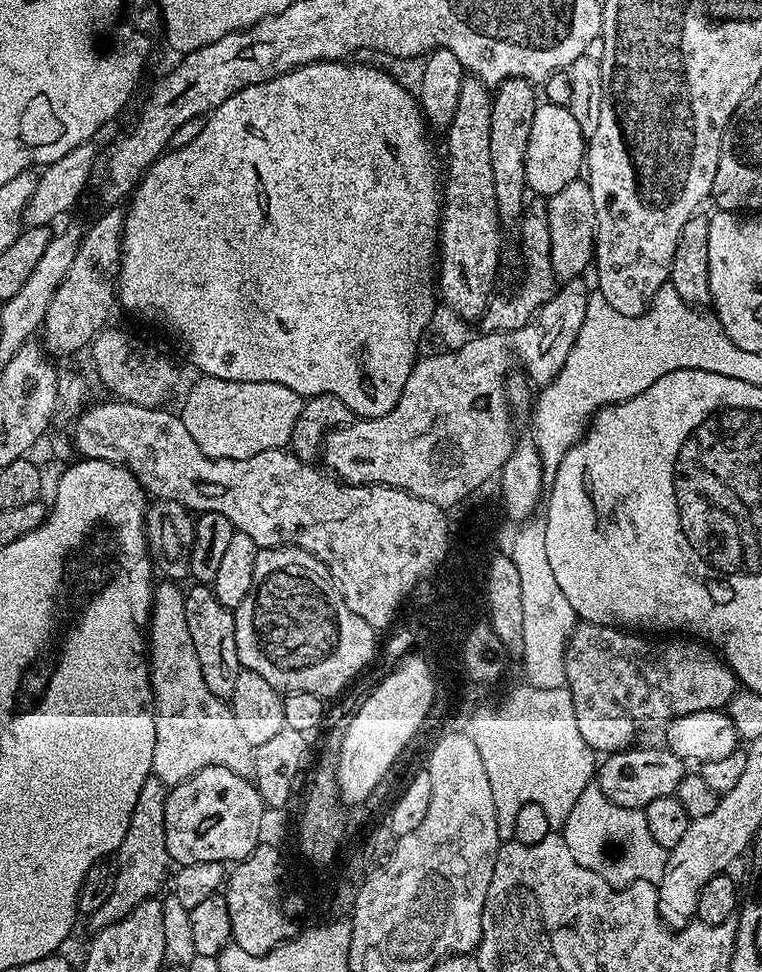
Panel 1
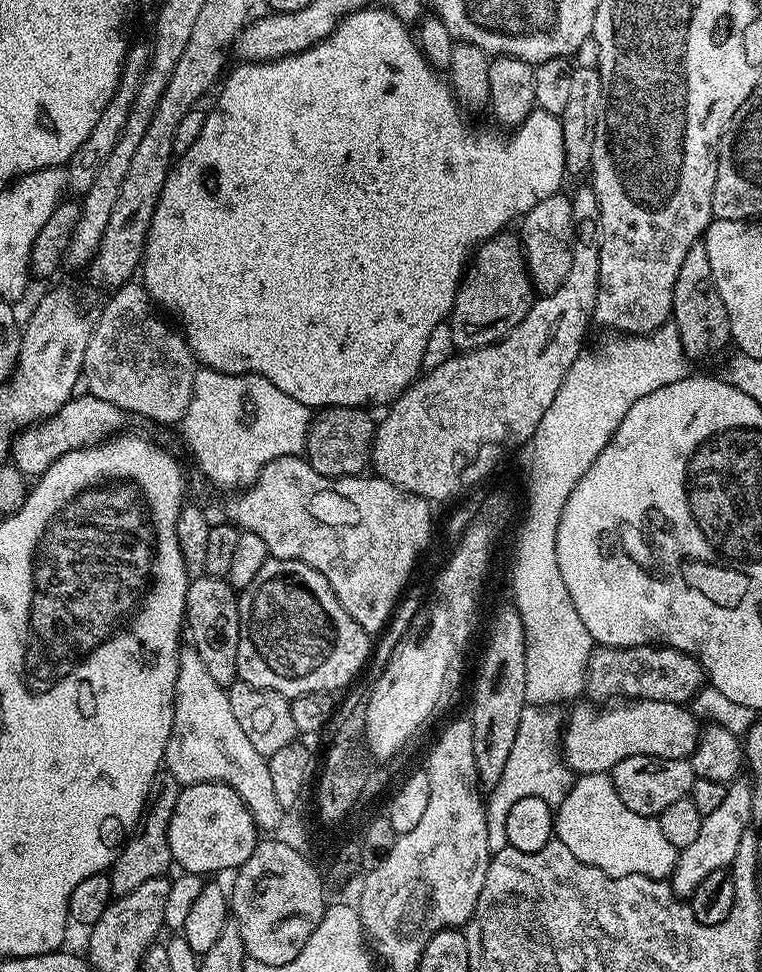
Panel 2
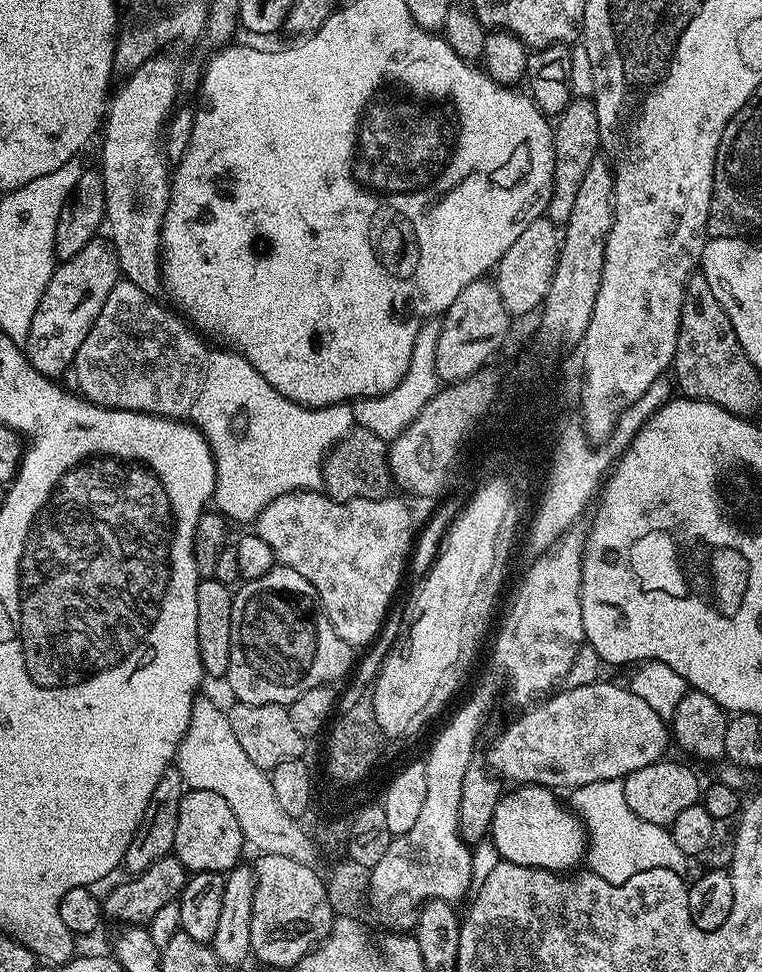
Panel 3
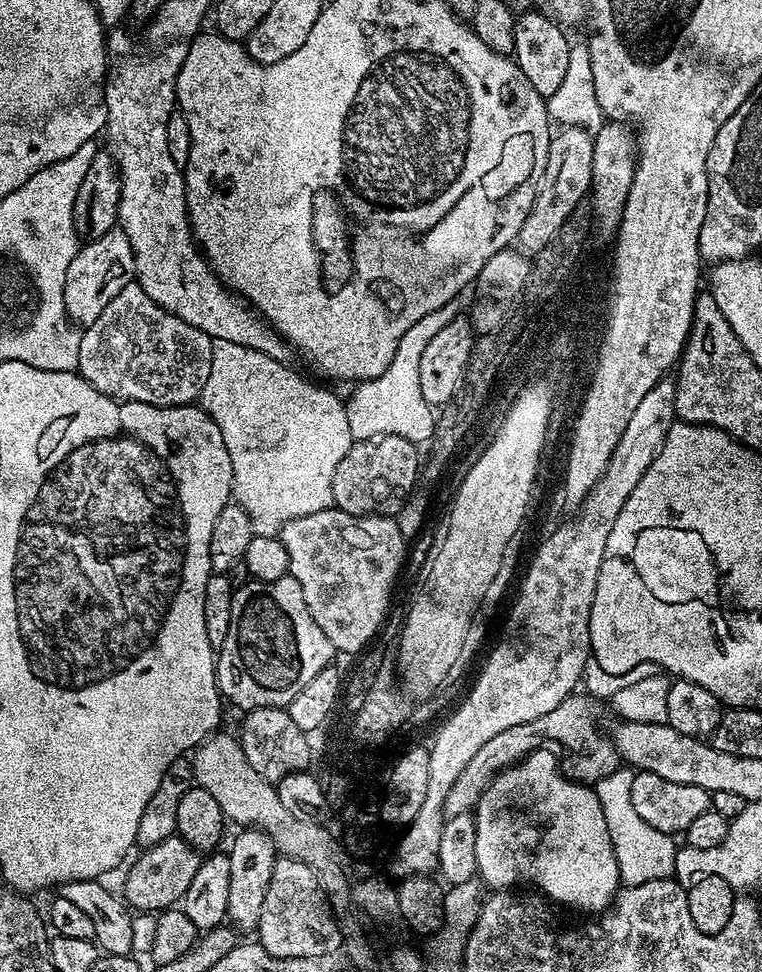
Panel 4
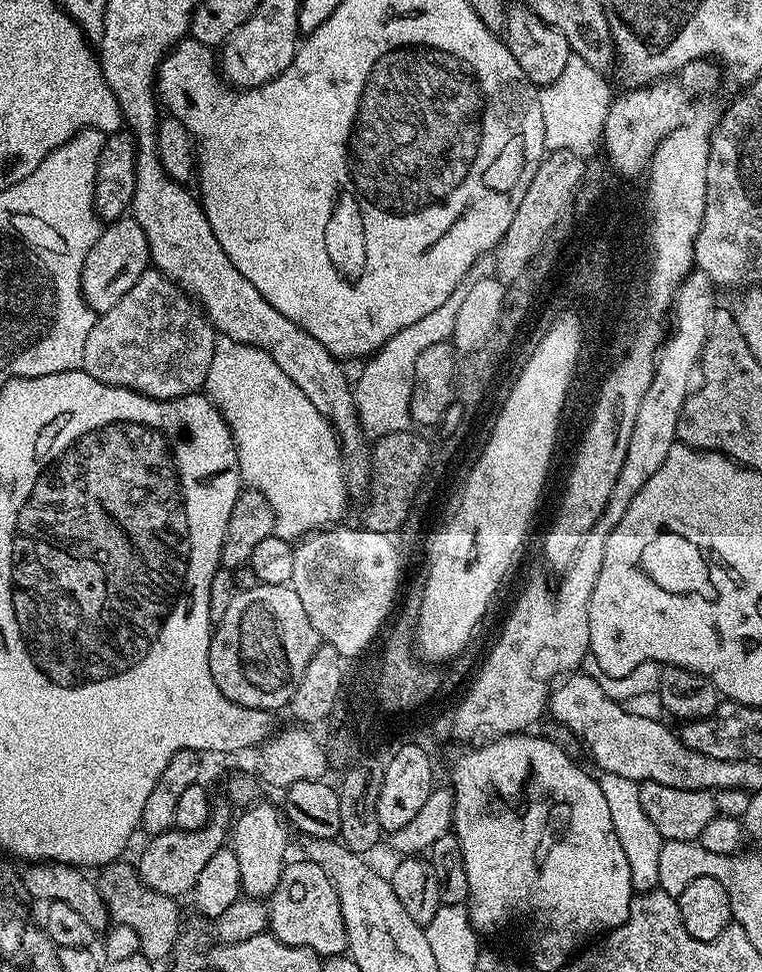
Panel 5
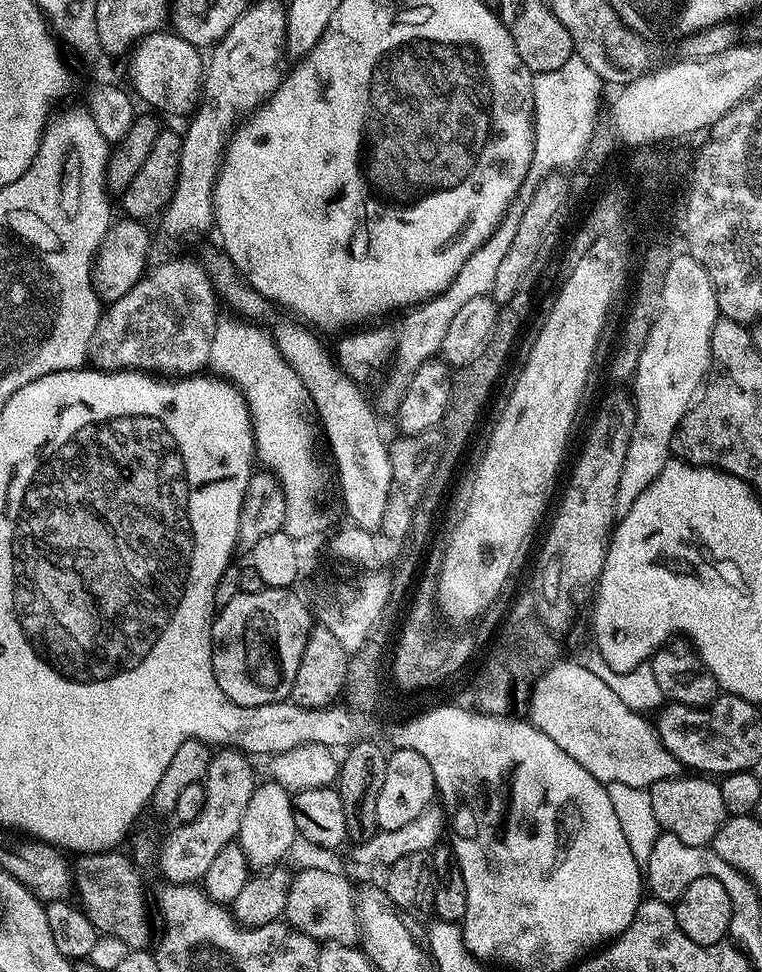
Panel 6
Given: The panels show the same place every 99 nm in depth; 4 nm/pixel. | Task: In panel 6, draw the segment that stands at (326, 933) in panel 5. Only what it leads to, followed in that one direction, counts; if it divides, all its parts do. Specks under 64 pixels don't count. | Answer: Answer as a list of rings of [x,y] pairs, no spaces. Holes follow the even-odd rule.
[[[304,868],[300,873],[297,871],[292,879],[283,919],[317,942],[356,946],[362,940],[358,895],[352,889],[351,882],[340,872],[327,872],[324,868]]]

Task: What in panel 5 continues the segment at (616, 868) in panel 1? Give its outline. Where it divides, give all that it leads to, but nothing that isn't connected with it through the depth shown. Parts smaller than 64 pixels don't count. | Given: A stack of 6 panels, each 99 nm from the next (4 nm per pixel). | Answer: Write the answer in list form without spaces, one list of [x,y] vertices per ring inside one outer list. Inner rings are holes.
[[[604,772],[599,777],[602,795],[610,805],[610,818],[614,821],[614,834],[618,834],[618,842],[622,842],[622,851],[626,853],[626,862],[630,862],[630,878],[632,887],[637,893],[651,892],[658,885],[658,854],[662,850],[665,839],[658,834],[654,822],[646,818],[646,810],[642,810],[640,784],[630,778],[622,778],[622,774]]]

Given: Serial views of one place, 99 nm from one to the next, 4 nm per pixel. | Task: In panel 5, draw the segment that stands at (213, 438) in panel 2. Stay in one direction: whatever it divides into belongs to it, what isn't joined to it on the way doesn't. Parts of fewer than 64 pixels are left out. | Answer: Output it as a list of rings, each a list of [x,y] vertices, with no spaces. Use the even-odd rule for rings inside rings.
[[[239,344],[239,346],[216,345],[214,358],[210,358],[210,370],[206,374],[203,391],[208,399],[215,404],[216,409],[220,411],[220,415],[228,424],[229,430],[232,431],[232,443],[236,446],[236,466],[240,470],[241,481],[247,487],[258,490],[266,498],[266,502],[270,502],[272,513],[276,519],[275,536],[289,542],[296,542],[299,541],[300,537],[307,536],[310,532],[343,521],[340,519],[343,518],[344,511],[348,508],[348,488],[344,485],[344,463],[346,463],[346,460],[342,455],[342,445],[337,437],[336,429],[320,413],[318,406],[314,406],[314,402],[310,402],[310,398],[306,398],[306,394],[302,394],[302,390],[298,390],[298,386],[294,386],[294,382],[290,382],[290,378],[286,374],[282,374],[282,369],[278,367],[278,362],[274,362],[274,358],[262,358],[260,348],[255,348],[249,344]],[[254,349],[256,349],[256,354],[252,356],[250,352]]]

